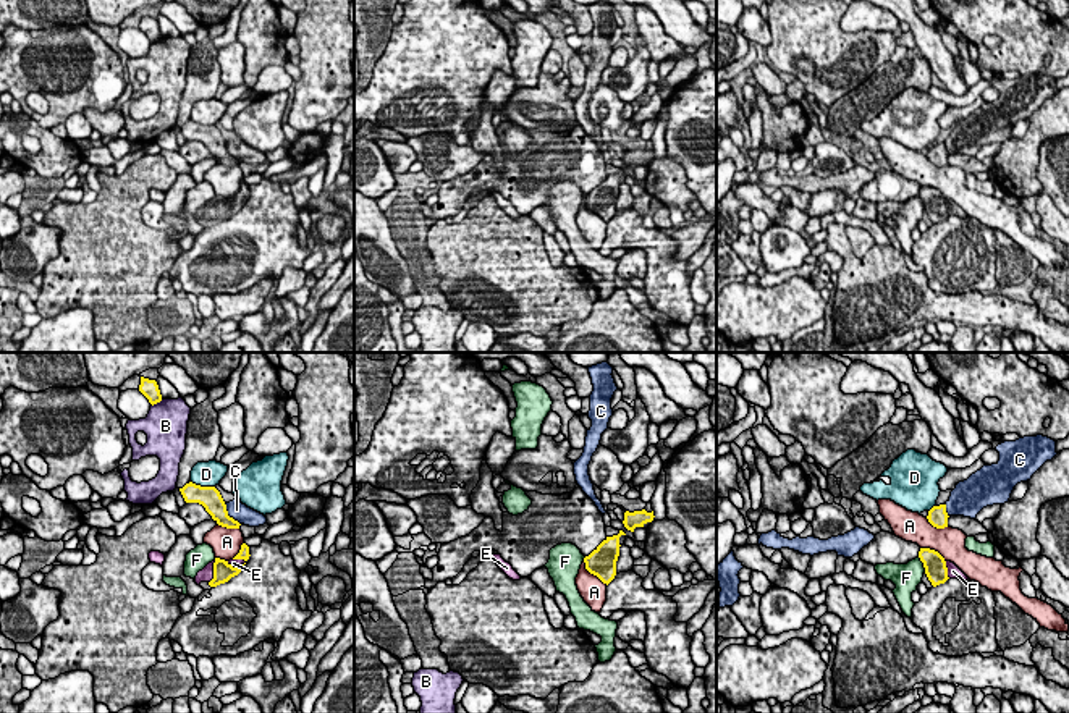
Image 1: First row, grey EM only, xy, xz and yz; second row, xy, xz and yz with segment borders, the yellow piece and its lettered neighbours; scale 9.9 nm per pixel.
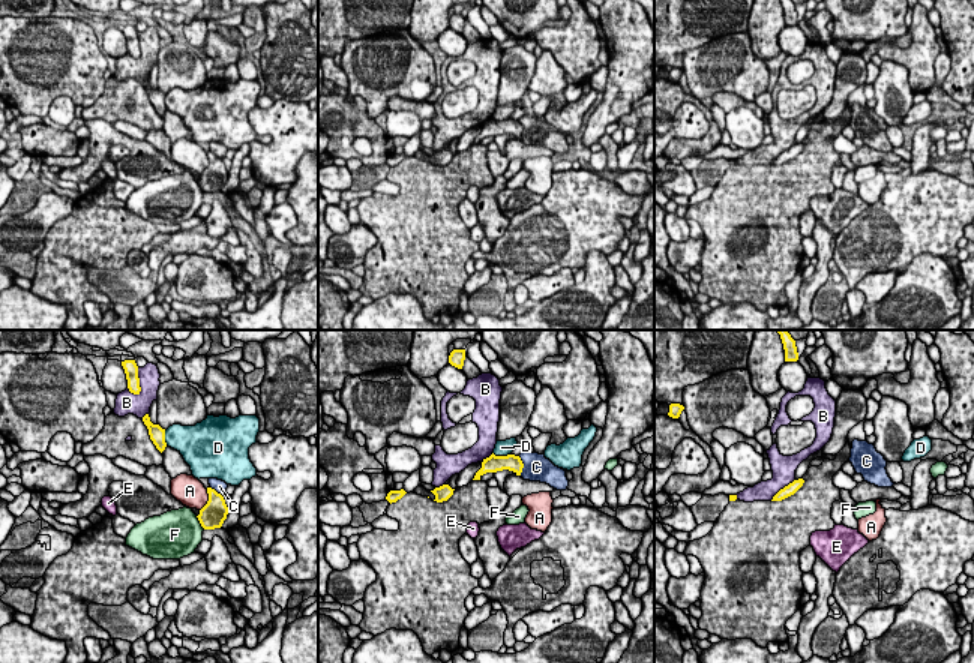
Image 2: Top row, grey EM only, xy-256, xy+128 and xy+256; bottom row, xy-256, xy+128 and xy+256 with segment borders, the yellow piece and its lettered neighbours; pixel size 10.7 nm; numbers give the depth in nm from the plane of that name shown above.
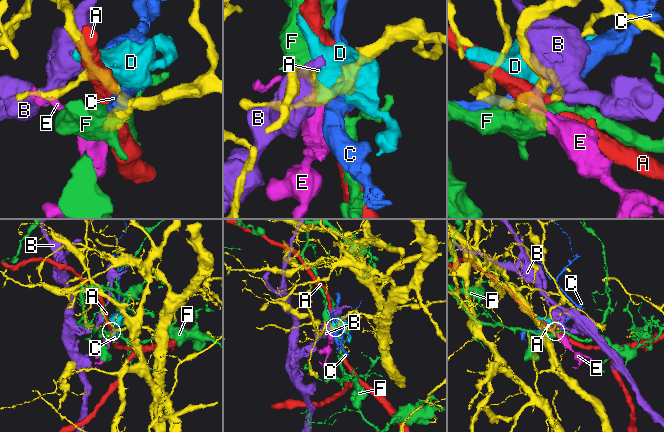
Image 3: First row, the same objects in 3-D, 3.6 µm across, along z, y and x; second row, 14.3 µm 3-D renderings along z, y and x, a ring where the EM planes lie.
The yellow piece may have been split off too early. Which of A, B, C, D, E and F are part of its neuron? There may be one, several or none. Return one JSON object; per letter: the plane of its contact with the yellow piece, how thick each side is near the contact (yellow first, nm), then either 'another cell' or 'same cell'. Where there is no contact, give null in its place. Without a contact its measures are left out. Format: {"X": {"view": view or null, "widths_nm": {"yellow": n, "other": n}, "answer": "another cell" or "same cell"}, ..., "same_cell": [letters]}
{"A": {"view": "xz", "widths_nm": {"yellow": 280, "other": 260}, "answer": "another cell"}, "B": {"view": "xy", "widths_nm": {"yellow": 180, "other": 420}, "answer": "another cell"}, "C": {"view": "xy", "widths_nm": {"yellow": 220, "other": 180}, "answer": "another cell"}, "D": {"view": "xy", "widths_nm": {"yellow": 220, "other": 260}, "answer": "another cell"}, "E": {"view": "xy", "widths_nm": {"yellow": 190, "other": 140}, "answer": "same cell"}, "F": {"view": "yz", "widths_nm": {"yellow": 220, "other": 280}, "answer": "another cell"}, "same_cell": ["E"]}

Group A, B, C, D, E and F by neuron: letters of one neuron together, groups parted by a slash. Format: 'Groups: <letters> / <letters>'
Groups: A / B / C / D / E / F

